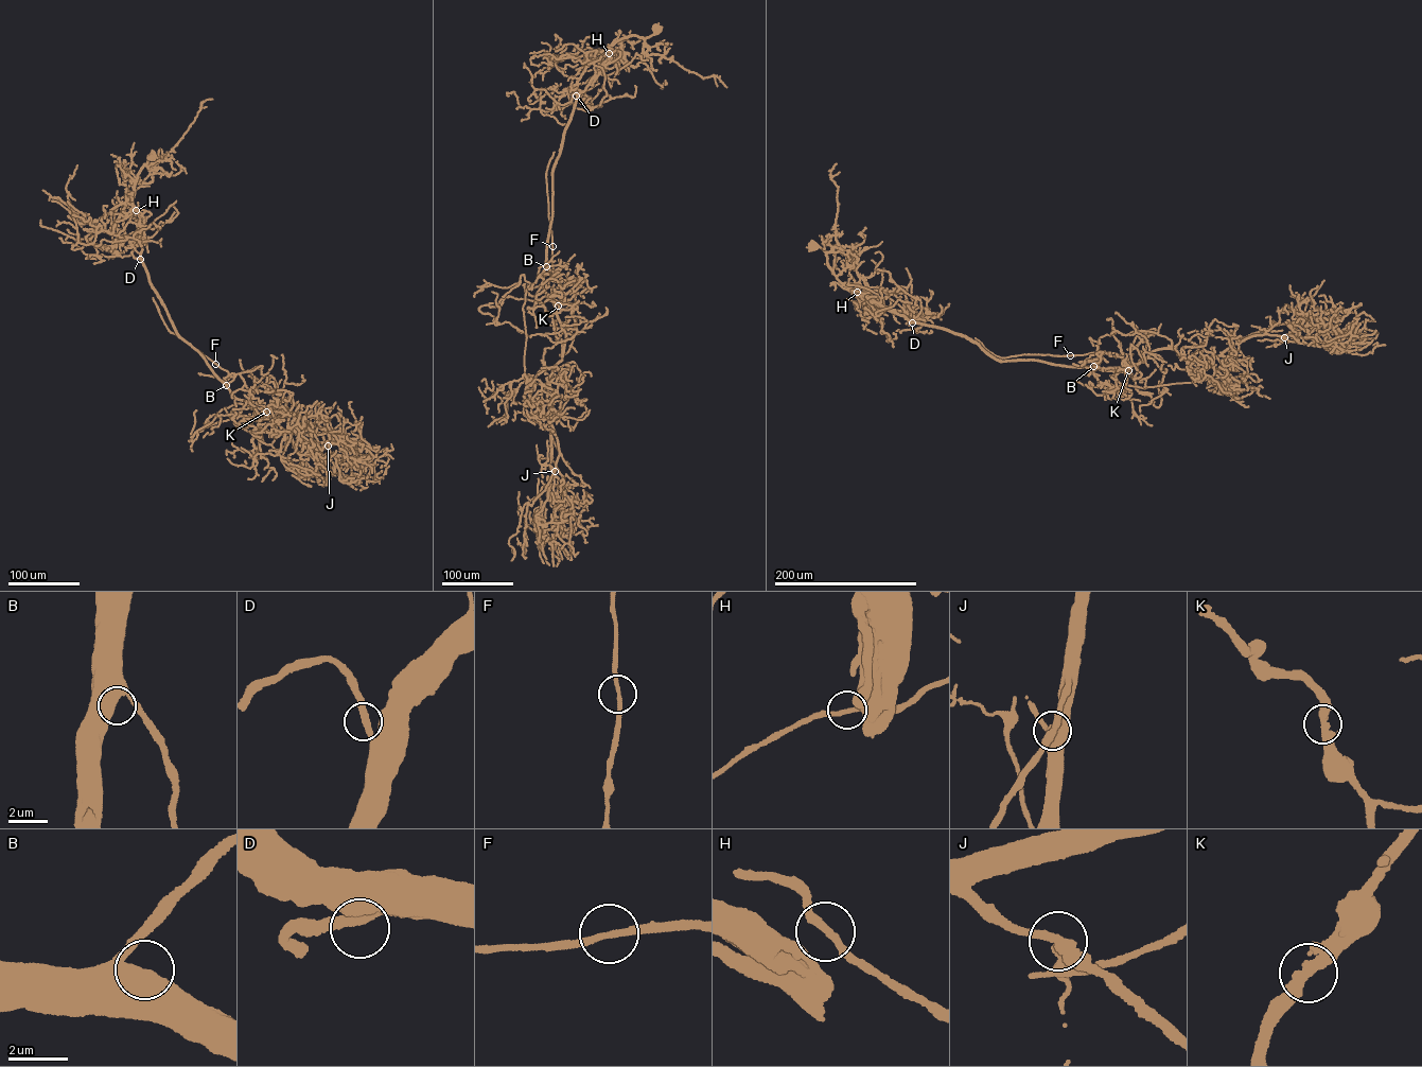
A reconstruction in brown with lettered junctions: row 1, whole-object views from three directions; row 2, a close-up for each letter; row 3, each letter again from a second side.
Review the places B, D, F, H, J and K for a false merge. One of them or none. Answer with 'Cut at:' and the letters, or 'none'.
Cut at: none

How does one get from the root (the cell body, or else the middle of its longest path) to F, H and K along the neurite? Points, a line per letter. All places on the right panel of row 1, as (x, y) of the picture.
F: (812, 245), (849, 289), (966, 336), (999, 360), (1091, 366), (1099, 351), (1070, 355)
H: (812, 245), (826, 252), (828, 266), (836, 278), (857, 292)
K: (812, 245), (849, 289), (966, 336), (999, 360), (1135, 365), (1128, 369)

